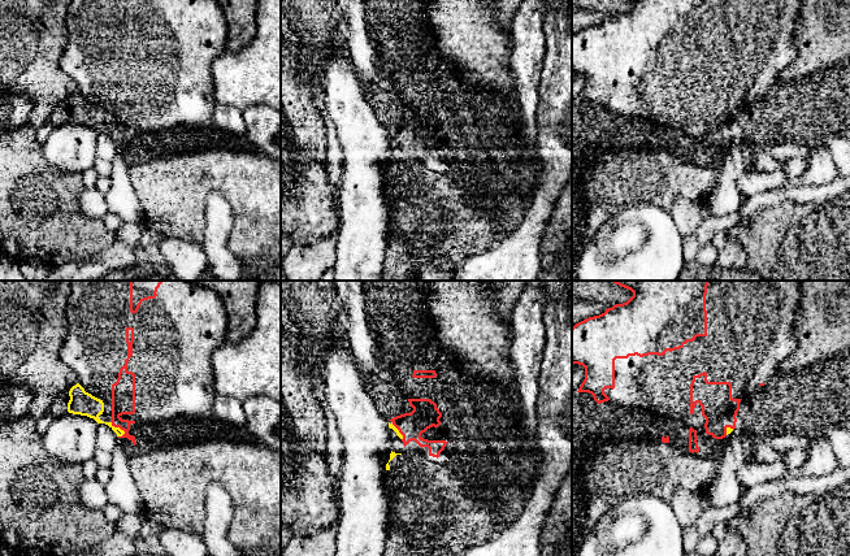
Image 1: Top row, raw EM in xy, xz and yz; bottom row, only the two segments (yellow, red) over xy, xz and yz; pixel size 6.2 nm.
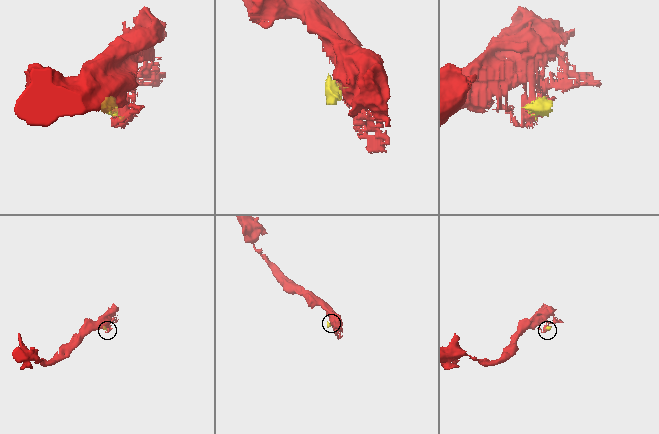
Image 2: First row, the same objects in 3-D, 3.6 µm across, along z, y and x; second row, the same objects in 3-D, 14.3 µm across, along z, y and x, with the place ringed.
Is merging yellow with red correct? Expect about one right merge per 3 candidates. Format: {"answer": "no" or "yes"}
{"answer": "no"}

